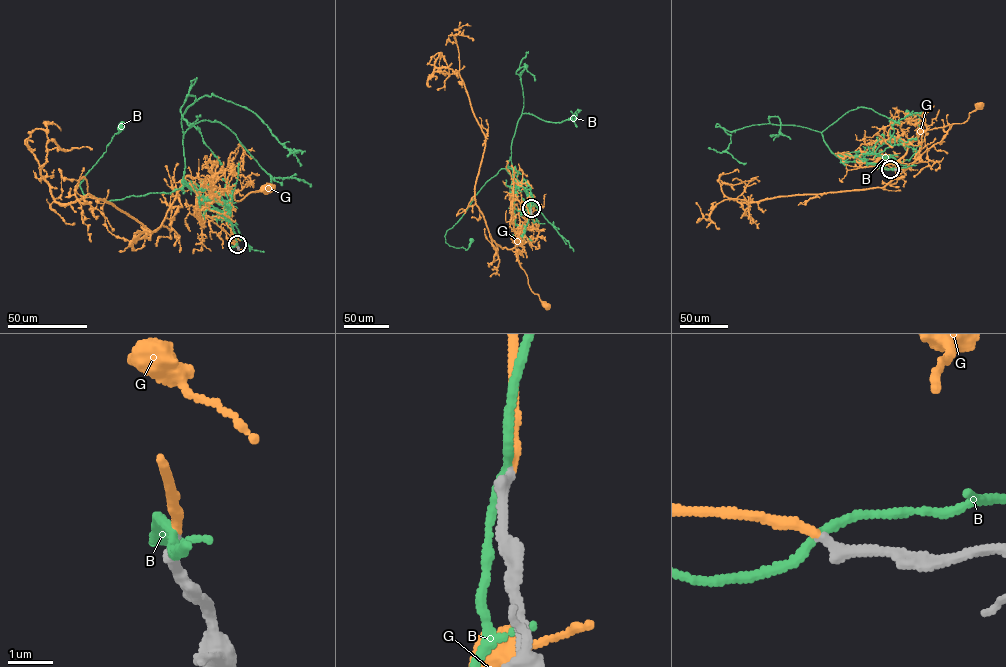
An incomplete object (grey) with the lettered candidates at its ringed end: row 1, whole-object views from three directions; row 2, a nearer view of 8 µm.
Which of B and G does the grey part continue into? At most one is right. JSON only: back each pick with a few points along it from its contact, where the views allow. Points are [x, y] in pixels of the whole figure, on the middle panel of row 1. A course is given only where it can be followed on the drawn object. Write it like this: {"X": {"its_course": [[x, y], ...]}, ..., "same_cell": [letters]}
{"G": {"its_course": [[531, 209], [529, 196], [524, 204], [517, 200], [512, 203], [518, 239], [516, 255], [529, 287], [546, 305]]}, "same_cell": ["G"]}

